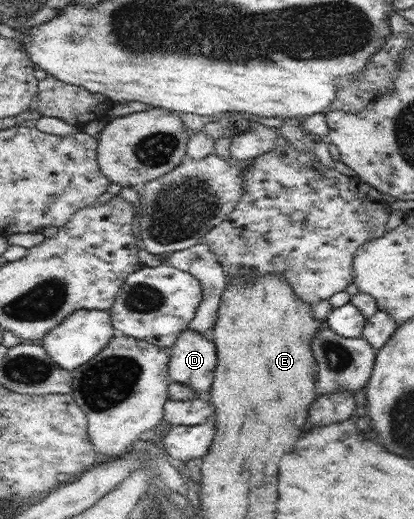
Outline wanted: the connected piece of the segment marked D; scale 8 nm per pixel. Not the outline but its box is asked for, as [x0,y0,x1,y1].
[169,328,217,396]

